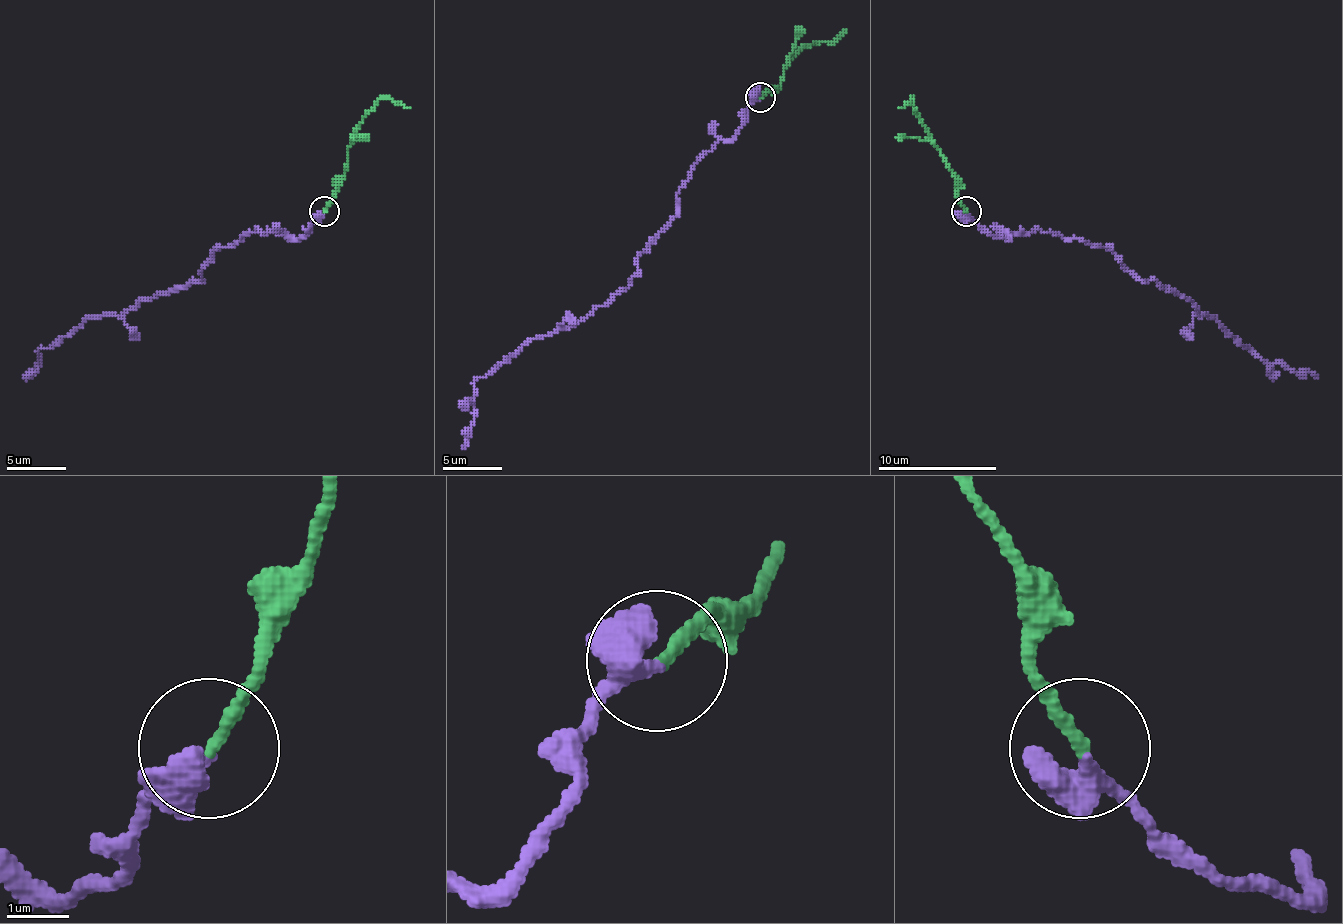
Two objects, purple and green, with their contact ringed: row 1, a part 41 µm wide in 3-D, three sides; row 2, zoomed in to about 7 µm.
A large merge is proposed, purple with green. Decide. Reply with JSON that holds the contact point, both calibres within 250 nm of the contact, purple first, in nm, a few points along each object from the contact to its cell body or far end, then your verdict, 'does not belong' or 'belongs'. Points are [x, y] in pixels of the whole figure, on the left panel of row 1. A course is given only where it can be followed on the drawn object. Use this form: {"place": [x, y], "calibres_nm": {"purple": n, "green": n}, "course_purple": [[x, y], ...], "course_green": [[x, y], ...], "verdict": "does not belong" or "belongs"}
{"place": [324, 211], "calibres_nm": {"purple": 280, "green": 200}, "course_purple": [[324, 211], [306, 235], [246, 232], [219, 247], [199, 280], [118, 316], [89, 316], [38, 351], [26, 378]], "course_green": [[324, 211], [347, 167], [347, 146], [365, 113], [380, 98], [410, 107]], "verdict": "belongs"}

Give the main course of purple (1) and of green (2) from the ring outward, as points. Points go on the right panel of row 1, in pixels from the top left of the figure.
1: (967, 211), (993, 235), (1056, 232), (1107, 247), (1142, 280), (1187, 298), (1252, 351), (1318, 378)
2: (967, 211), (958, 197), (958, 179), (910, 98), (898, 107)

